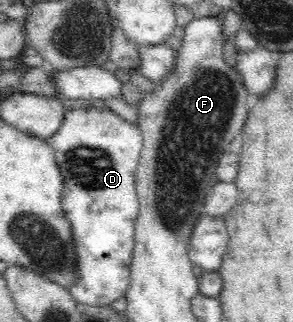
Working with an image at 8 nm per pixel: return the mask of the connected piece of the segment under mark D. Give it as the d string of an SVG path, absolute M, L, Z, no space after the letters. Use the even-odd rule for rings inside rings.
M80 108L67 110L55 135L45 140L53 149L55 160L63 175L61 208L70 222L75 243L76 279L69 289L72 297L84 305L108 306L124 297L130 287L130 267L135 246L135 221L139 201L135 192L135 173L139 164L143 138L138 125L124 121L112 110Z

